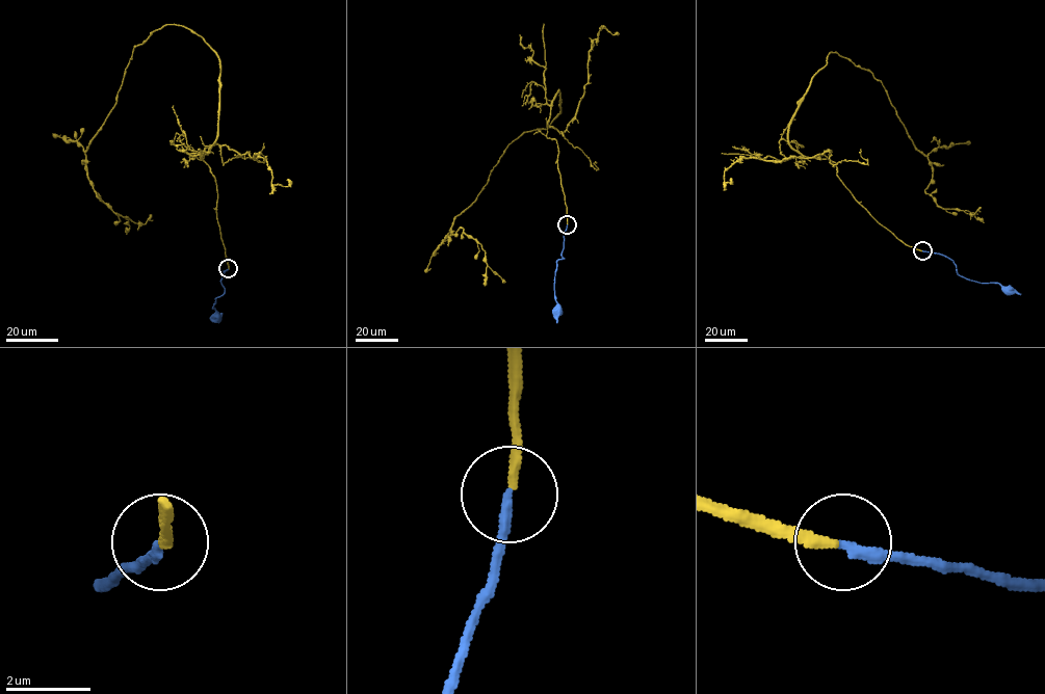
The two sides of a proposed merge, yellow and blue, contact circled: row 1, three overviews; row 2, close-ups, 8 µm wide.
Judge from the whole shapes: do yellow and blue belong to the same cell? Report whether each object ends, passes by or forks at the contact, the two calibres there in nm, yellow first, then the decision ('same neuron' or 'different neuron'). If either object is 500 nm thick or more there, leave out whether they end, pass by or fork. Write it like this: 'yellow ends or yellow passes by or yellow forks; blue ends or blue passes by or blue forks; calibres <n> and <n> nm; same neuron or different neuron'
yellow ends; blue ends; calibres 240 and 240 nm; same neuron

